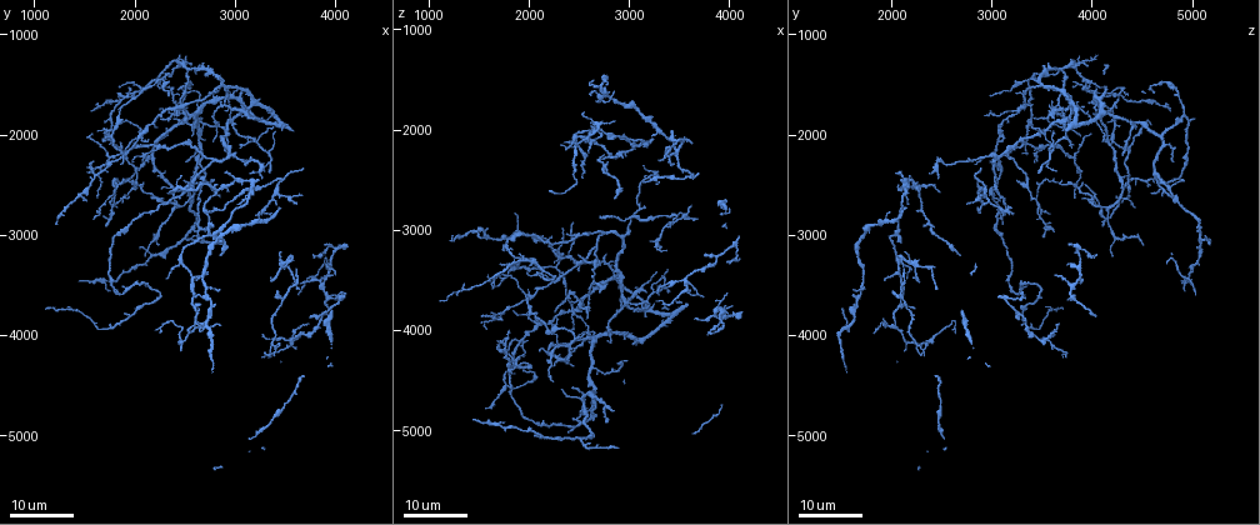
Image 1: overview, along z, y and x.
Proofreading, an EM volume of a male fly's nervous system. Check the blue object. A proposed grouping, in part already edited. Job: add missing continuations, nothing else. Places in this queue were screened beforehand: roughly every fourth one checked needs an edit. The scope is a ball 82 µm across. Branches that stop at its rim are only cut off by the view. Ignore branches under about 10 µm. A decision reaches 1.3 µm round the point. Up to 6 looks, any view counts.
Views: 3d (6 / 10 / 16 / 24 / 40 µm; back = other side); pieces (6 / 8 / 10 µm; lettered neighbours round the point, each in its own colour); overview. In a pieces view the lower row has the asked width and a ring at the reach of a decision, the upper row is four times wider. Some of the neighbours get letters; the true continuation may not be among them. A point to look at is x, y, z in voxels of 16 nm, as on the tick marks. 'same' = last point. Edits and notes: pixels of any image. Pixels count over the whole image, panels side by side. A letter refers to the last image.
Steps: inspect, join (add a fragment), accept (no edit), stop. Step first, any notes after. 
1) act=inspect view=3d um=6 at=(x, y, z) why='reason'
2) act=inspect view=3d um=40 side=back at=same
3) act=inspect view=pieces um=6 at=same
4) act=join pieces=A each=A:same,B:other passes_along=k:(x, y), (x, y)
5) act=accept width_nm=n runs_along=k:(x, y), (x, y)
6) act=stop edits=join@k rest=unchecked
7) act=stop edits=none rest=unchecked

act=inspect view=3d um=16 at=(1520, 2360, 3860) why='free end'

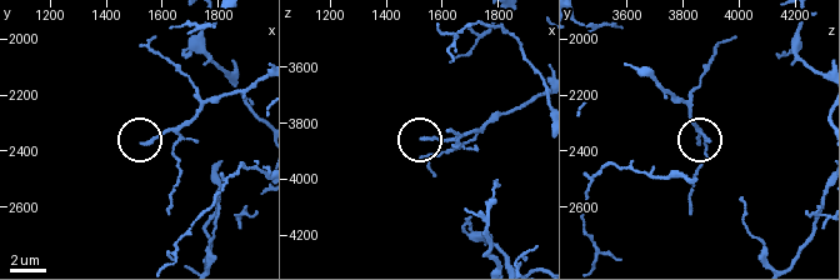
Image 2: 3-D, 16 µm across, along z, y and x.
act=inspect view=3d um=10 at=(1540, 2380, 3860)

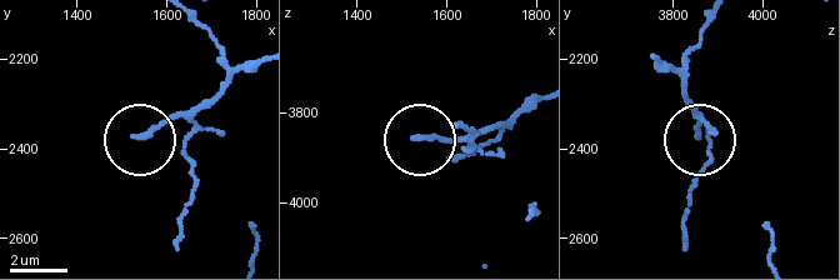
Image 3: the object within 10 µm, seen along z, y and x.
act=inspect view=pieces um=6 at=(1535, 2380, 3860) why='what lies round it'

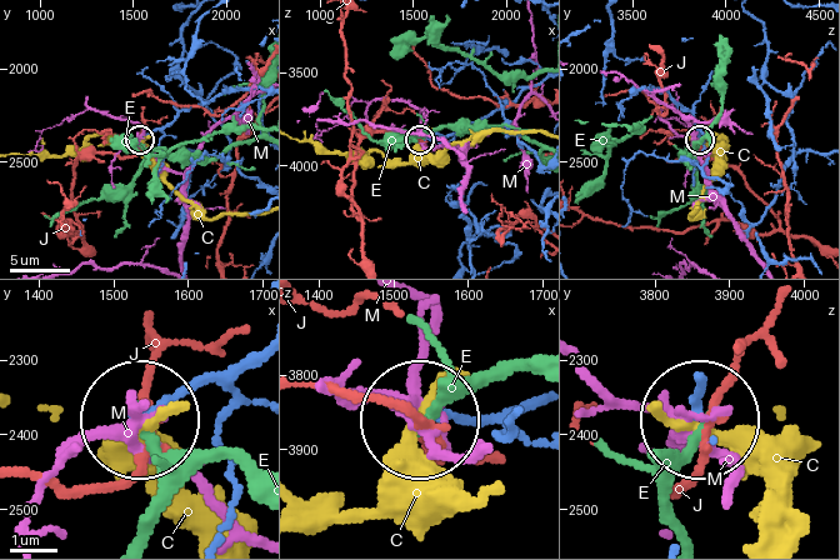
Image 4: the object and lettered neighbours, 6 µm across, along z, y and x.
act=accept each=C:other,E:other,J:other,M:other runs_along=4:(250, 353), (148, 413) found='none of them fits'

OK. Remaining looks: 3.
act=inspect view=3d um=24 at=(2760, 2920, 3540) why='free end'

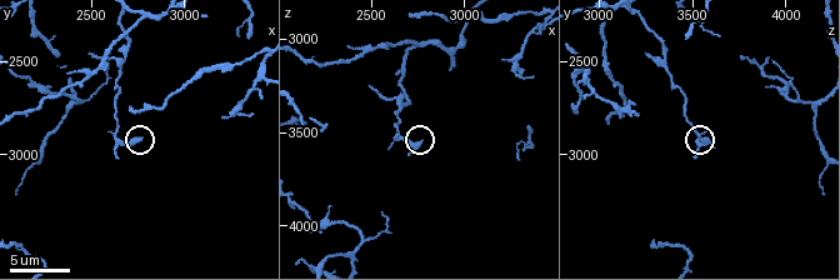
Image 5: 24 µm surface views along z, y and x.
act=inspect view=pieces um=8 at=(2760, 2920, 3540) why='see the neighbours'

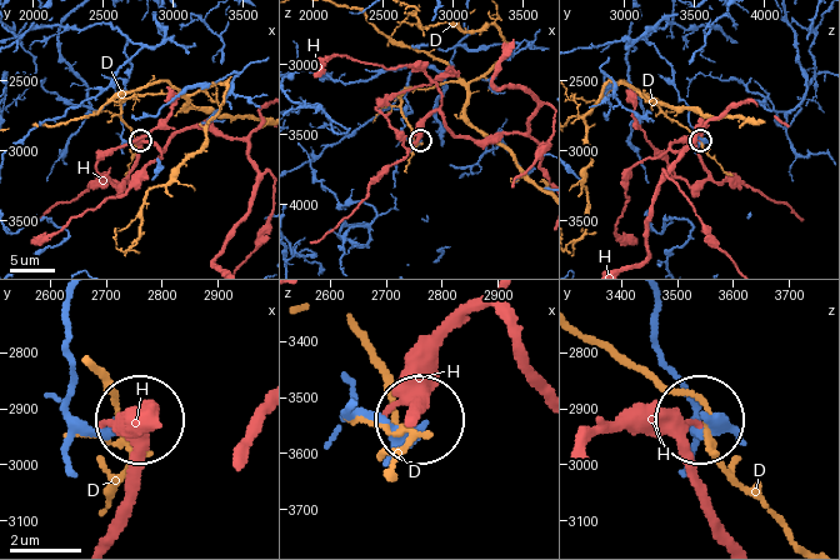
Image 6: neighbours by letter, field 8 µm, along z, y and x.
act=accept each=D:other,H:other found='none of them fits'

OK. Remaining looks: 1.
act=stop edits=none rest=unchecked

